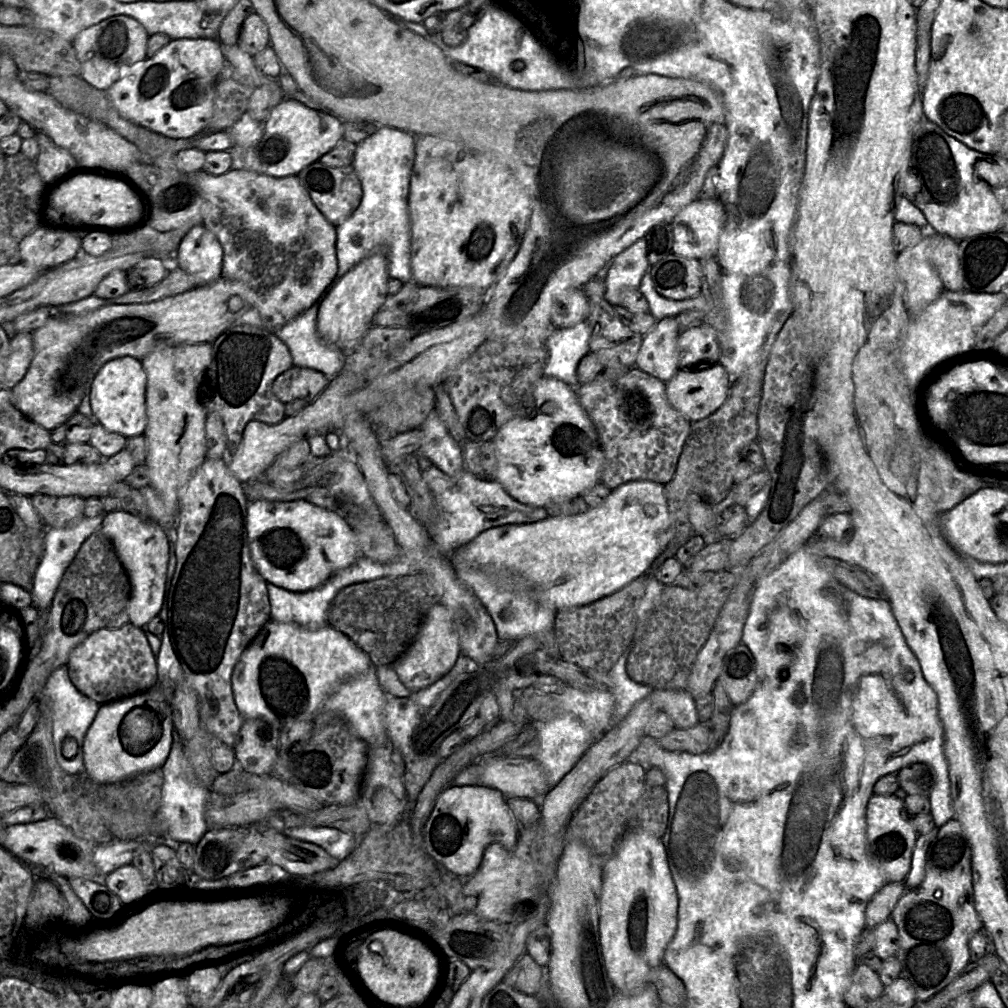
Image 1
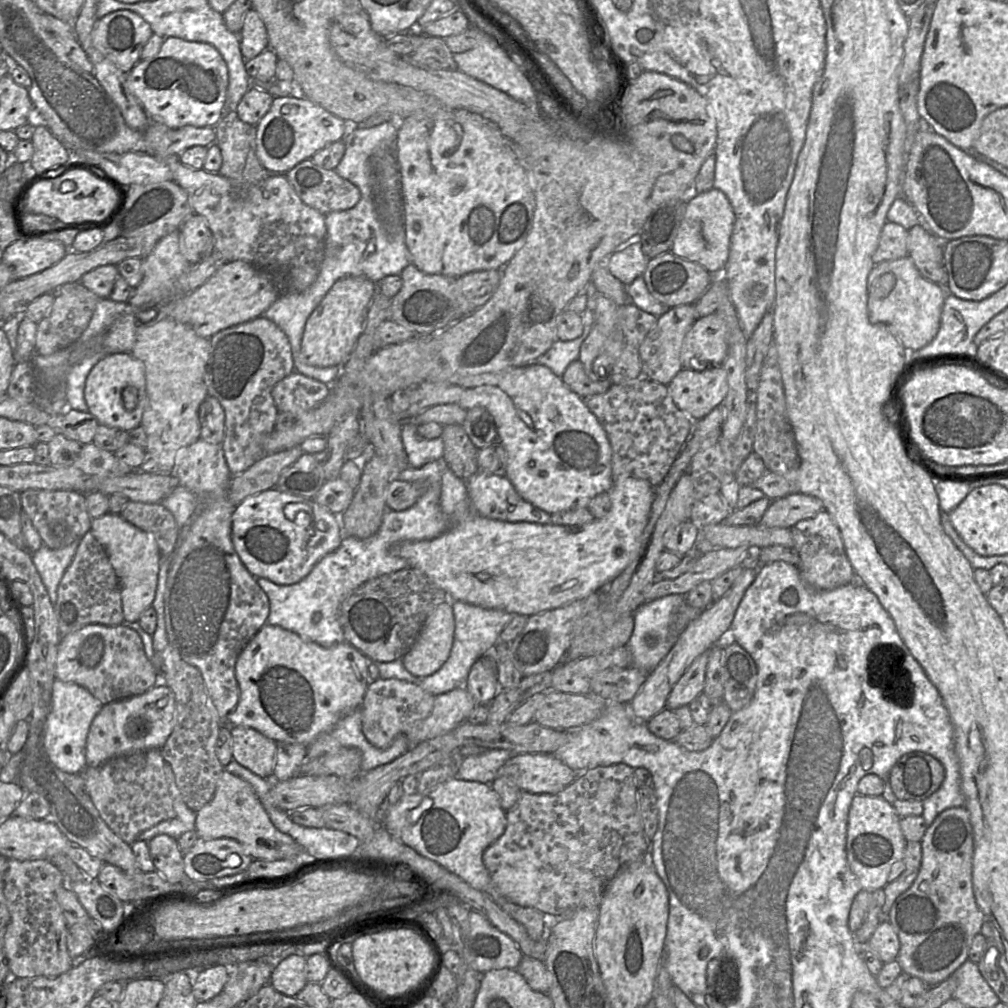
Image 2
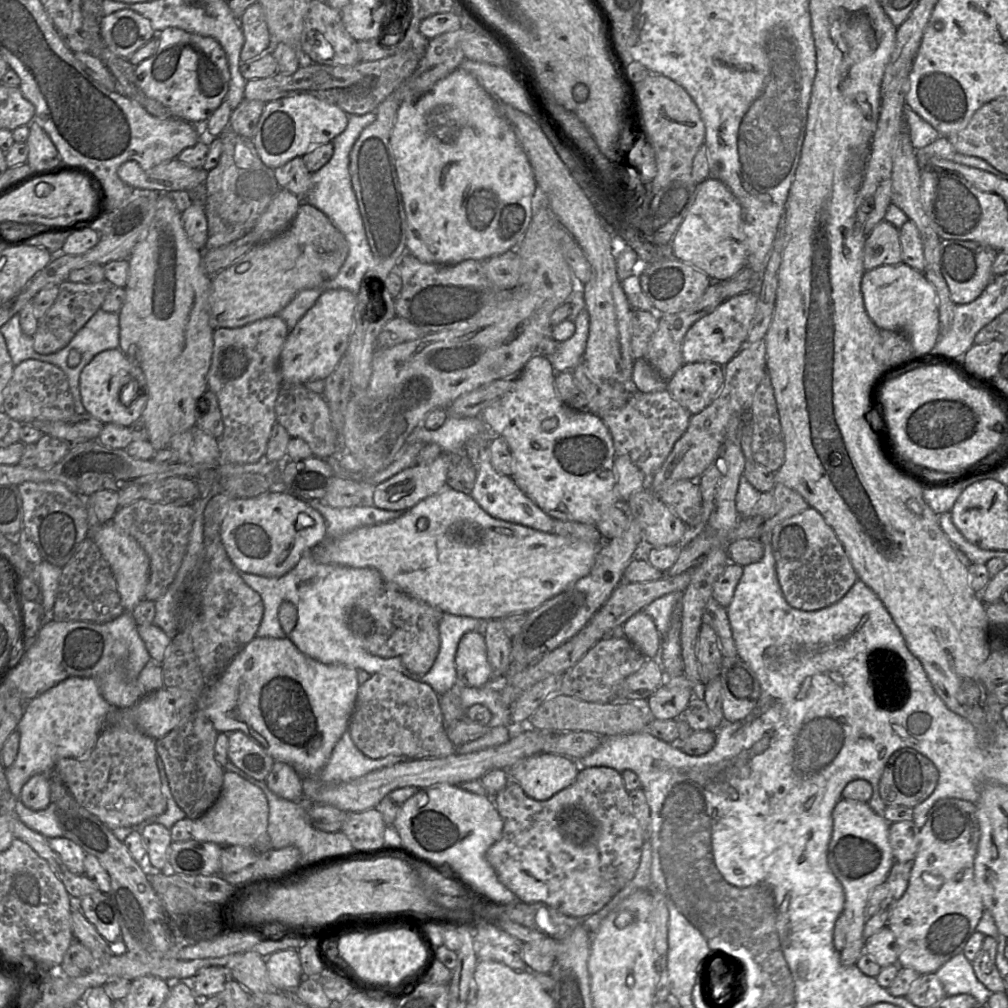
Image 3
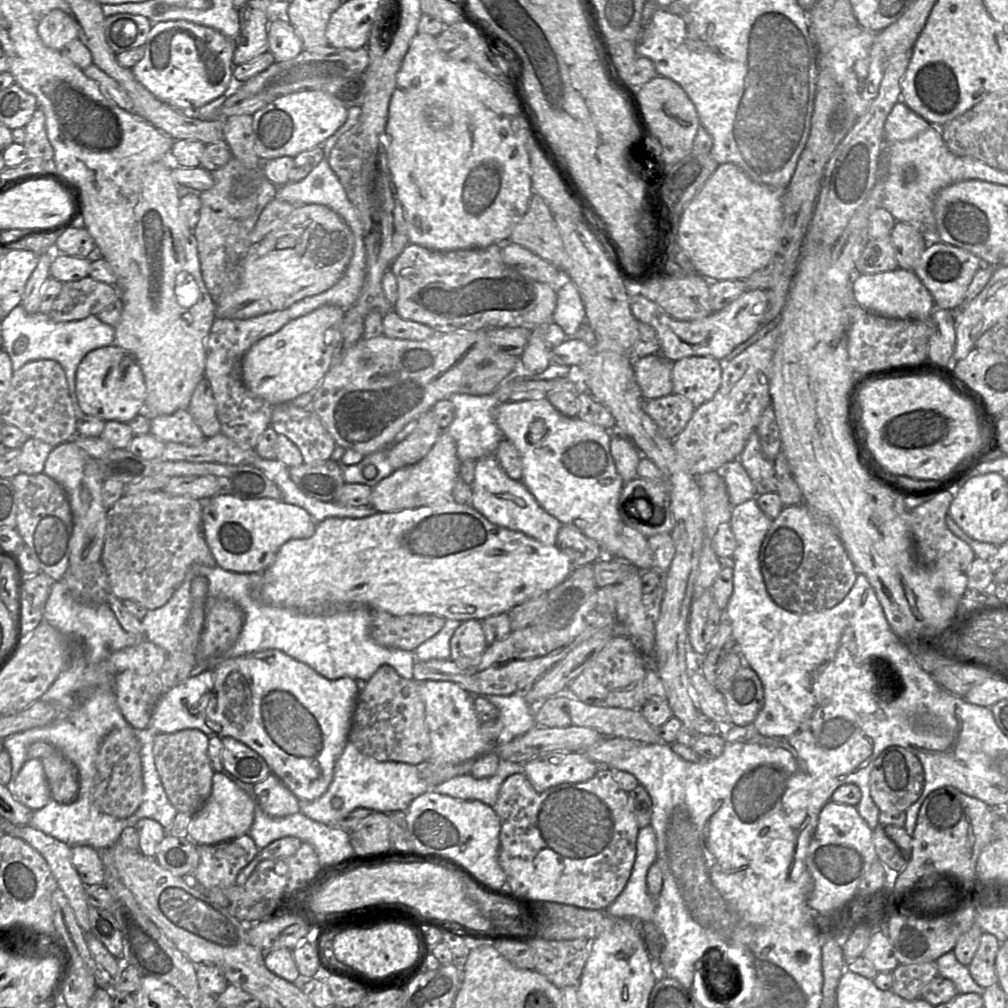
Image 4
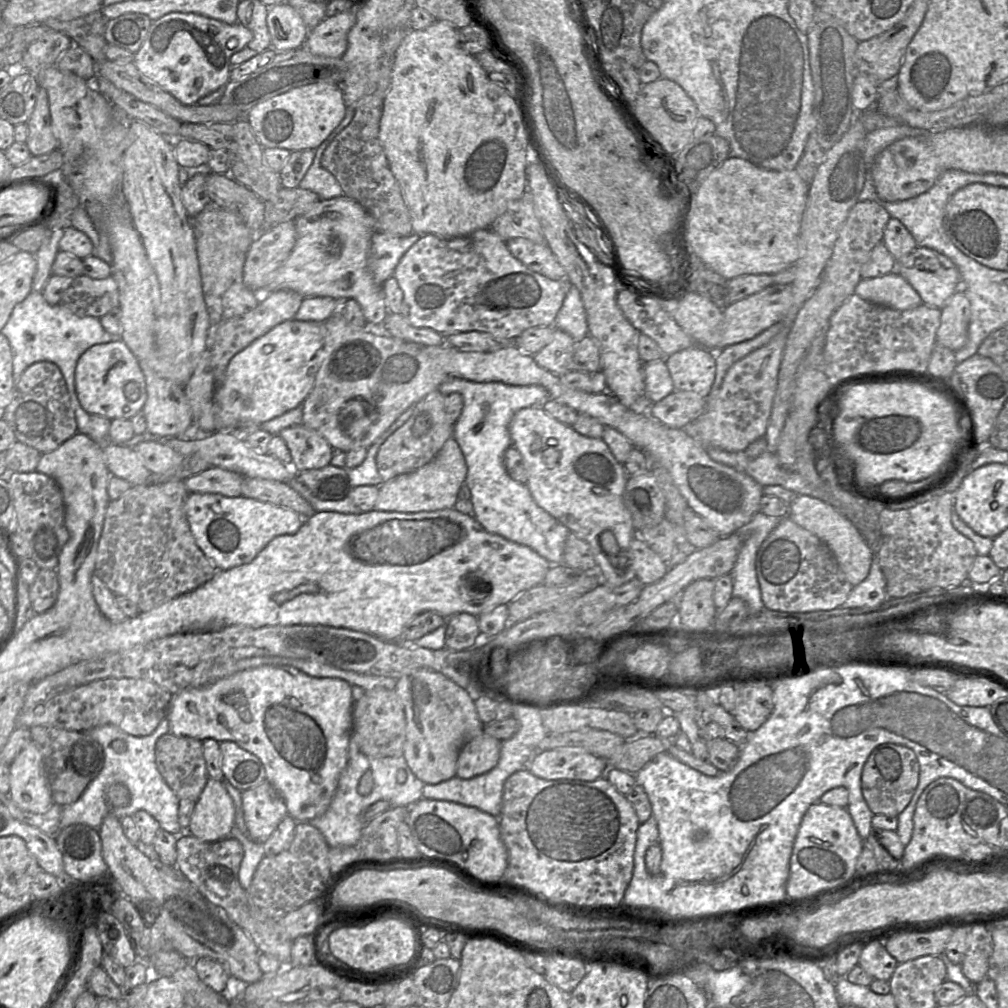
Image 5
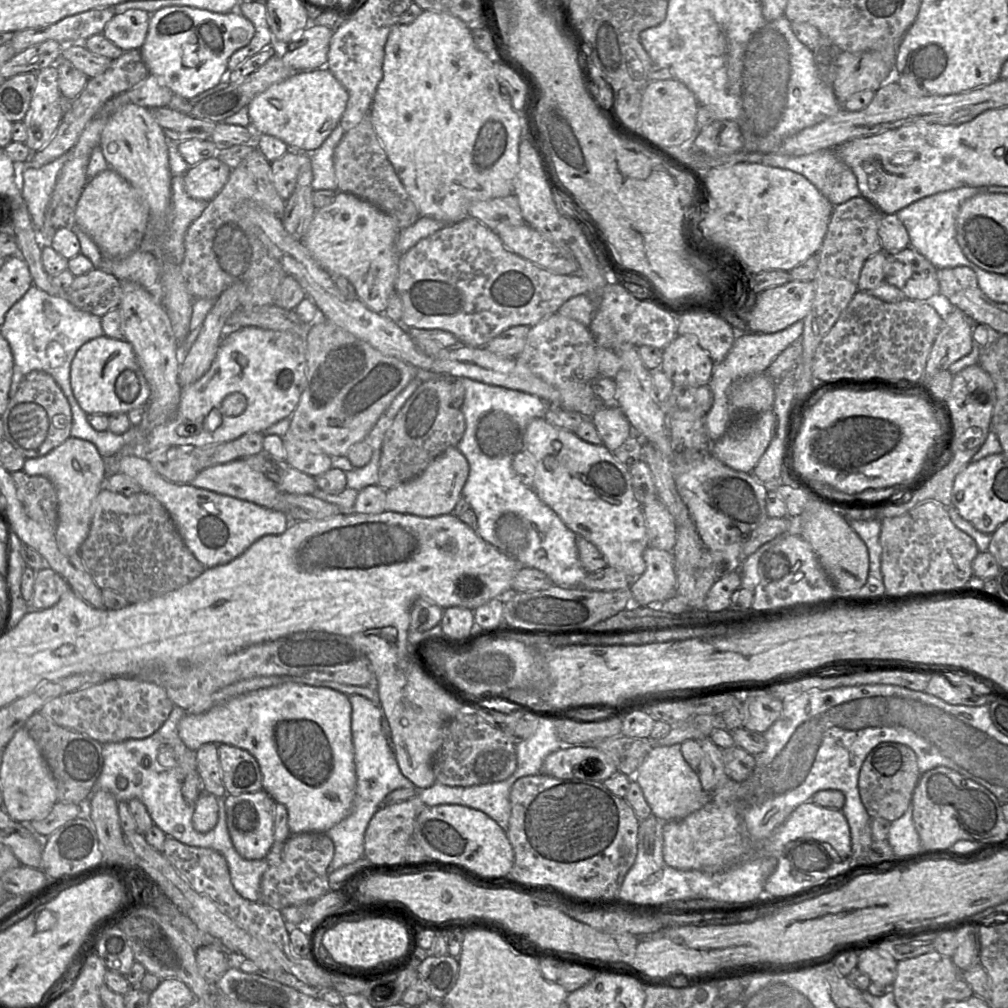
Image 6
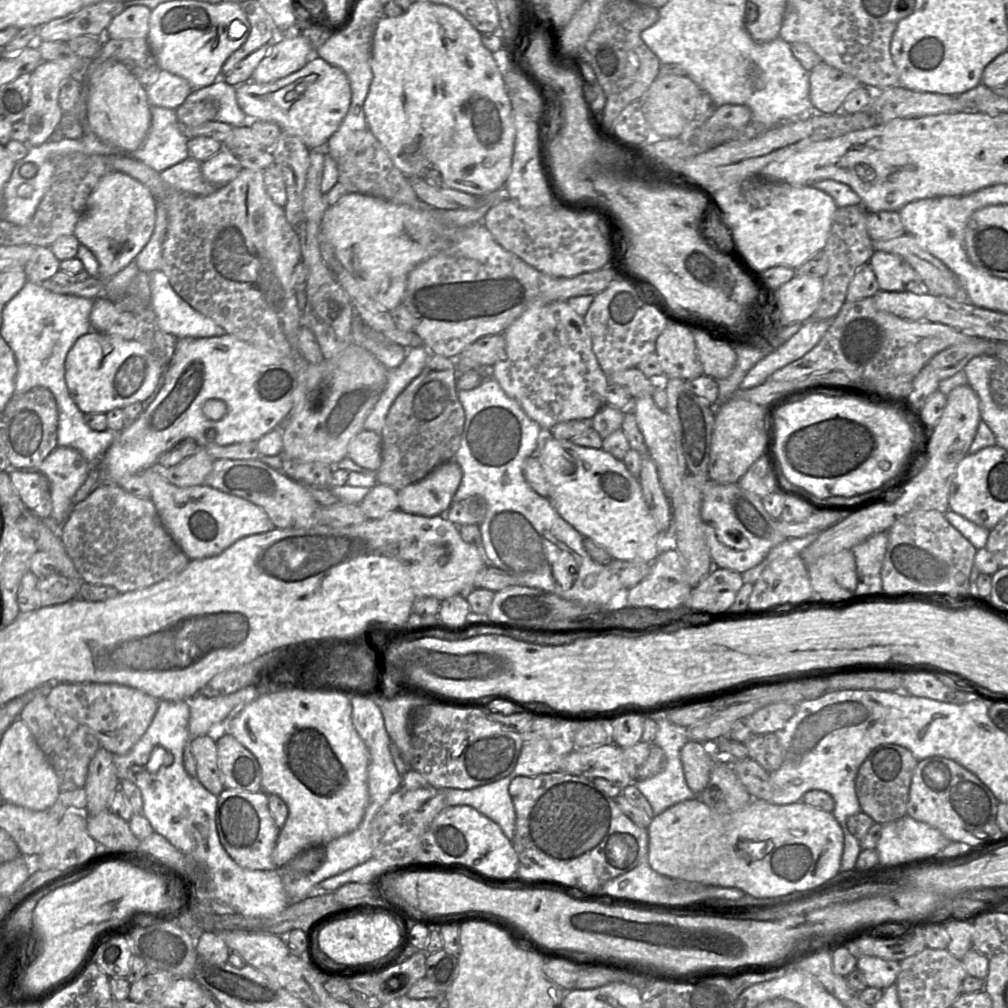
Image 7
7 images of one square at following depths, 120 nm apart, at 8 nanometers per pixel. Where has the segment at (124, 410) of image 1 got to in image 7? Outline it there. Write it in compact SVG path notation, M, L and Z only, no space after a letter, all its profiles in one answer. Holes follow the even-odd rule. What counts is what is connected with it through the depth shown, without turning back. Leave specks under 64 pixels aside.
M91 331L75 342L65 360L65 380L68 391L84 414L104 413L124 409L135 402L144 402L155 391L163 376L162 359L137 339L126 340L108 332Z

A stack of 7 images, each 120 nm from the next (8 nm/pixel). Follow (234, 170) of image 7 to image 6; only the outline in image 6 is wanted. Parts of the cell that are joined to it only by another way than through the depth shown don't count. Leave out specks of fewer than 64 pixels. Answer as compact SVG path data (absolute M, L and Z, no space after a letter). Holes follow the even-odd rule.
M217 156L190 166L184 174L186 192L194 199L209 202L225 186L231 170Z

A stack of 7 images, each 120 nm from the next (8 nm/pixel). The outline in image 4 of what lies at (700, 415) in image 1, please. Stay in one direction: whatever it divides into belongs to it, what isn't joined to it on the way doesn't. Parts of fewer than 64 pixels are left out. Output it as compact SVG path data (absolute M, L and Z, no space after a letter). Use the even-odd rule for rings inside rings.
M689 356L672 363L673 393L688 399L695 407L711 400L722 380L722 361L712 357Z

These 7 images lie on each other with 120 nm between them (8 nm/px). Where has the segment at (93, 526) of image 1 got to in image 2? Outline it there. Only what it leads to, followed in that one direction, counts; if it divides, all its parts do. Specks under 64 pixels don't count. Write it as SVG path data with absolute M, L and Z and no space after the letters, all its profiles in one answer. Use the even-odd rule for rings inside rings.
M76 540L69 546L53 550L42 545L39 550L32 554L34 565L42 579L55 608L58 598L58 587L66 569L70 566L80 540Z

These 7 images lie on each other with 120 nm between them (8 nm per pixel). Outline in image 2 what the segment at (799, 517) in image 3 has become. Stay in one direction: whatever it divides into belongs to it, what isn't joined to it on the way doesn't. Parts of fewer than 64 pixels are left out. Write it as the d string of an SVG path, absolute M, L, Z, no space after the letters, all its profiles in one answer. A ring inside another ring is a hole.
M825 510L812 518L798 522L793 528L794 549L799 555L799 571L805 582L817 590L832 590L854 579L854 569L846 555L840 530Z

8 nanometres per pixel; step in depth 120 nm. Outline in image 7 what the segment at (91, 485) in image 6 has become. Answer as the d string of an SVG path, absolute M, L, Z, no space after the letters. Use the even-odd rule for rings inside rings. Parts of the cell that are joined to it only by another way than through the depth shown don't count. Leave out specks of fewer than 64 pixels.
M56 447L35 469L25 471L38 471L46 476L49 481L53 509L50 517L57 524L63 525L73 509L73 497L77 490L86 481L92 464L88 463L77 450L70 447Z

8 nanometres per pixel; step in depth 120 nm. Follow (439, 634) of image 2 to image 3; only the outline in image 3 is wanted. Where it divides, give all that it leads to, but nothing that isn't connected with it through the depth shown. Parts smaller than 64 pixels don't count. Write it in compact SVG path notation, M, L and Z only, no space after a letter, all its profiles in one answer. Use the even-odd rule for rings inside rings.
M438 627L423 631L411 648L401 655L402 663L410 672L423 676L432 668L440 647Z

